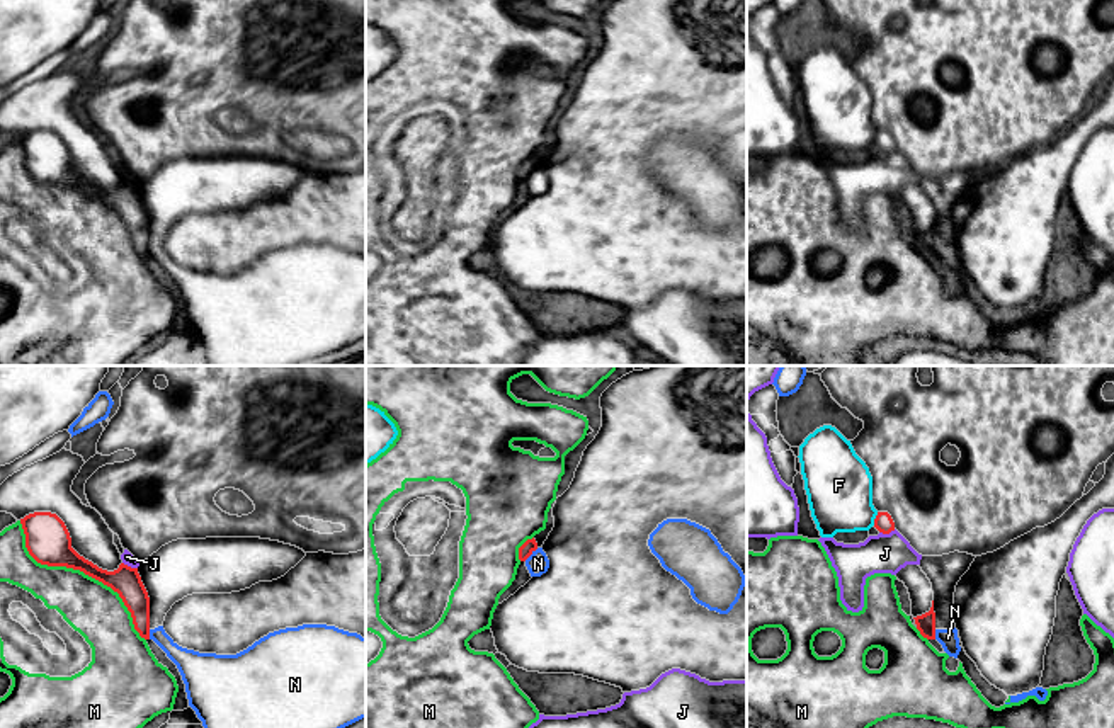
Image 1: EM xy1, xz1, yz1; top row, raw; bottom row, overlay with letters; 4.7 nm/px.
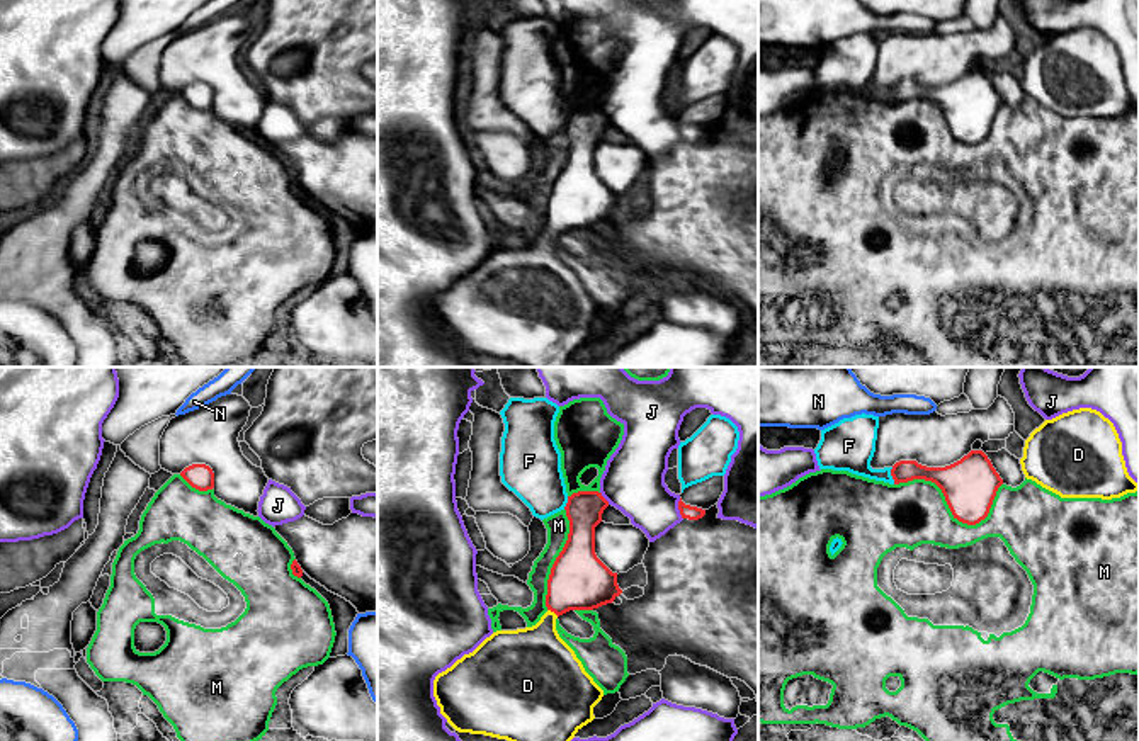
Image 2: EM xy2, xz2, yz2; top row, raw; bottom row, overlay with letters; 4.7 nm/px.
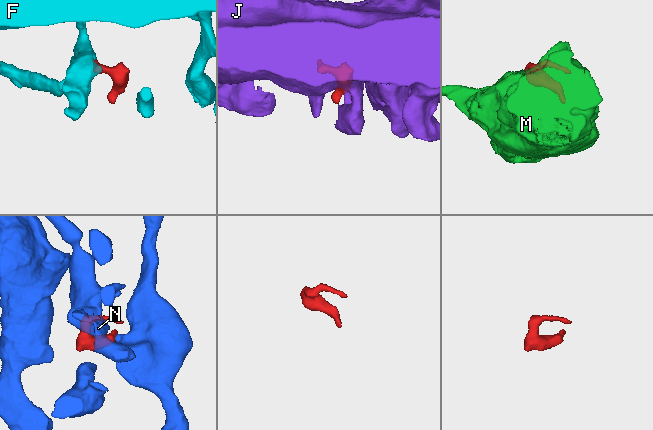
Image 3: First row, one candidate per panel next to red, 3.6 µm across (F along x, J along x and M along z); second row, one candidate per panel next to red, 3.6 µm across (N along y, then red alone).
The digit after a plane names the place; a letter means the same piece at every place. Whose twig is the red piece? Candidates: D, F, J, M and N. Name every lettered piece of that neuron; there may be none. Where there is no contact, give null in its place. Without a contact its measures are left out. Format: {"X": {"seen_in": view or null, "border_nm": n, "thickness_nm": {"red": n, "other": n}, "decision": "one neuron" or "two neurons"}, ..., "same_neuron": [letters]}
{"D": {"seen_in": "xz2", "border_nm": 70, "thickness_nm": {"red": 280, "other": 320}, "decision": "one neuron"}, "F": {"seen_in": "yz2", "border_nm": 80, "thickness_nm": {"red": 110, "other": 240}, "decision": "two neurons"}, "J": {"seen_in": "xz2", "border_nm": 110, "thickness_nm": {"red": 70, "other": 280}, "decision": "two neurons"}, "M": {"seen_in": "xy1", "border_nm": 800, "thickness_nm": {"red": 220, "other": 260}, "decision": "two neurons"}, "N": {"seen_in": "xz1", "border_nm": 90, "thickness_nm": {"red": 70, "other": 110}, "decision": "two neurons"}, "same_neuron": ["D"]}

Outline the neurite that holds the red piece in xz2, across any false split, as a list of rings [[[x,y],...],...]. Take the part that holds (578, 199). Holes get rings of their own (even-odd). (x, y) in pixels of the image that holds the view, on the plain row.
[[[598,110],[568,116],[564,129],[570,153],[547,199],[547,231],[532,246],[493,252],[473,272],[435,296],[434,316],[456,350],[507,359],[520,367],[564,367],[595,338],[593,326],[602,320],[604,309],[559,257],[556,238],[570,229],[593,229],[612,223],[622,212],[617,192],[595,173],[595,146],[607,126],[609,121]]]

